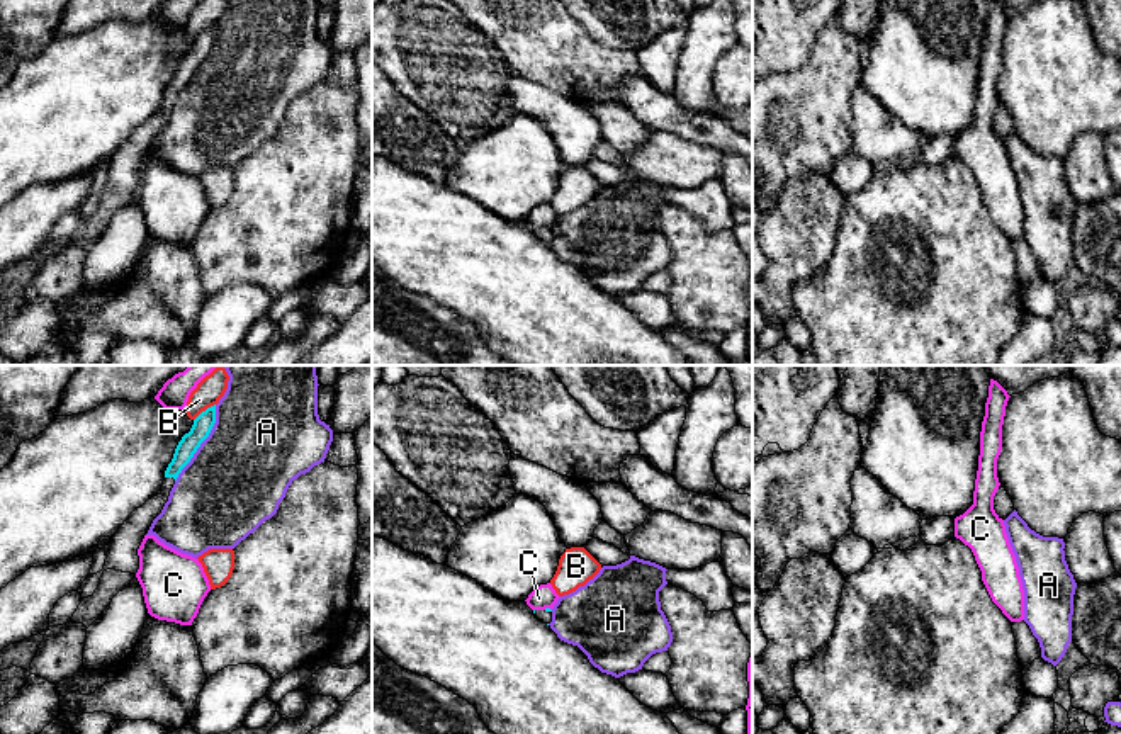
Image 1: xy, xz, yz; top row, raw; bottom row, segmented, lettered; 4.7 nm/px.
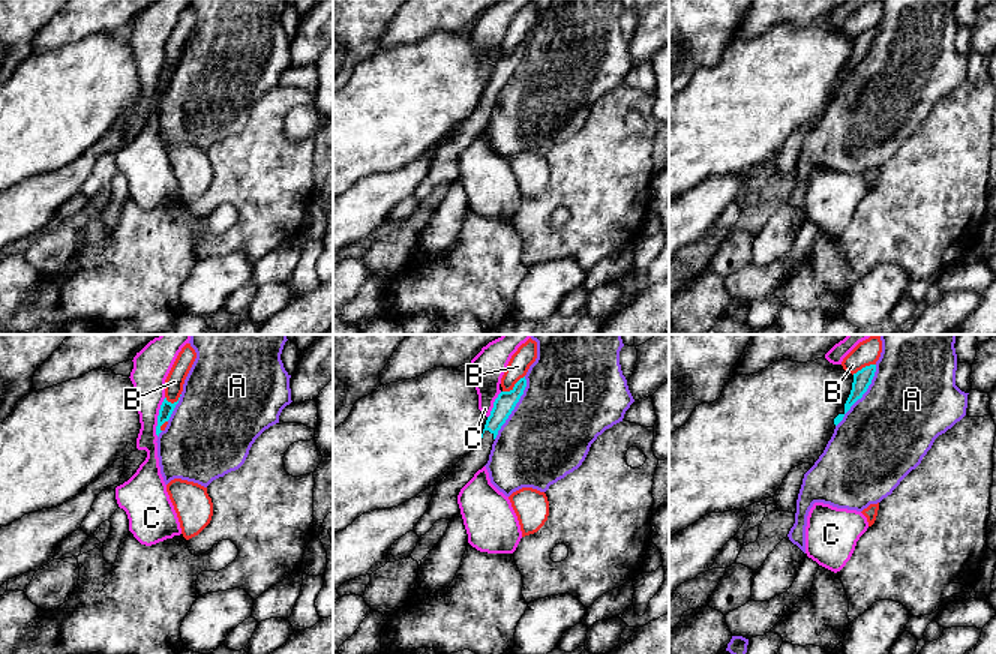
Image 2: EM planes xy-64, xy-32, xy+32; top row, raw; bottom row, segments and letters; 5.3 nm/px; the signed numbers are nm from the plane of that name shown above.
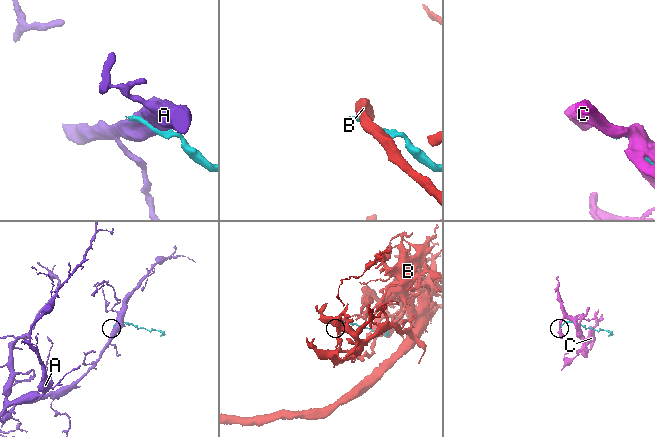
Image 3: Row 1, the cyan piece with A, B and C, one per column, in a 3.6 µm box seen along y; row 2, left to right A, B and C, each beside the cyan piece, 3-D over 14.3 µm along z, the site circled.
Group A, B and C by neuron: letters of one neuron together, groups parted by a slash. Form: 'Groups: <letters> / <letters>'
Groups: A / B / C

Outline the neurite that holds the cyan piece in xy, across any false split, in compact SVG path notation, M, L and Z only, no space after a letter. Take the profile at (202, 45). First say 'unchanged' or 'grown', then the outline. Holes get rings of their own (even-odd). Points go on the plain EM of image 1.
grown; M216 24L202 31L195 39L189 53L178 61L173 78L165 90L165 100L156 116L148 119L143 126L134 129L129 138L119 146L110 156L105 168L105 185L100 192L88 195L78 212L82 217L88 217L95 212L100 204L100 197L107 189L131 192L136 195L139 189L138 168L148 153L153 139L161 133L168 121L170 110L182 92L190 82L200 63L209 56L216 42Z

